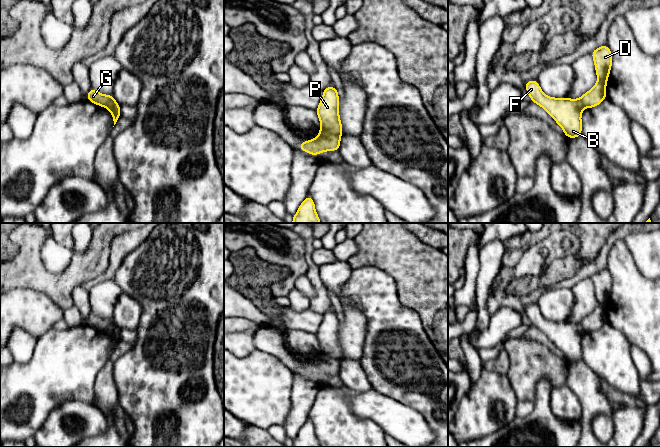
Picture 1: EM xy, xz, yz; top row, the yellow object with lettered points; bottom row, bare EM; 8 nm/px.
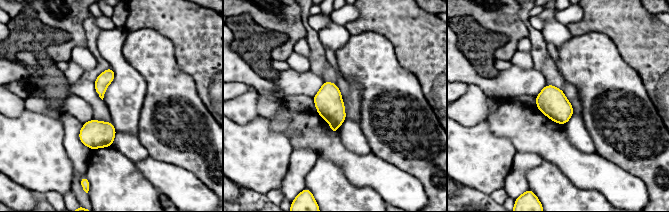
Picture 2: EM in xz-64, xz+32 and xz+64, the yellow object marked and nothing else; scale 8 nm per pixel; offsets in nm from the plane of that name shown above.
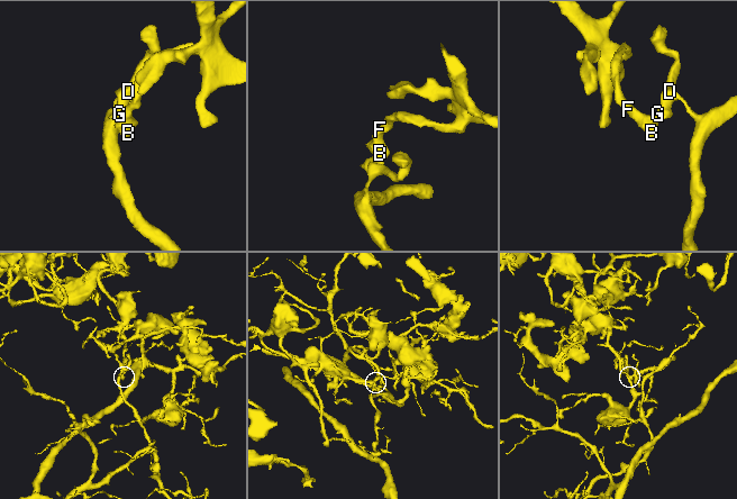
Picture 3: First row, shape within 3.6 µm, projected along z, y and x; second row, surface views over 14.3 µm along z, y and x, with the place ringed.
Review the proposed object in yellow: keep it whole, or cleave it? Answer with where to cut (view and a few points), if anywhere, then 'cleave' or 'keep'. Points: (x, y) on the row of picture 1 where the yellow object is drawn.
xz (322, 127), (340, 136) | cleave

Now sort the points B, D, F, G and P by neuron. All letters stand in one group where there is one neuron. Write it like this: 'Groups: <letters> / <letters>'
Groups: B F P / D G

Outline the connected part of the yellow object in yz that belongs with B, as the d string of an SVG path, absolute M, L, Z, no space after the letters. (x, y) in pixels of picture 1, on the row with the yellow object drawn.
M537 80L527 81L525 88L531 101L544 108L563 128L567 137L573 139L581 135L581 114L584 107L580 99L548 97L541 90Z

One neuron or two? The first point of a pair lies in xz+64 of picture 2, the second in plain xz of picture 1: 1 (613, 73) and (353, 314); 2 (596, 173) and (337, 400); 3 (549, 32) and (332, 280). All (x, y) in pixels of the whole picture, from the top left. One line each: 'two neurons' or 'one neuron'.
1: two neurons
2: two neurons
3: one neuron

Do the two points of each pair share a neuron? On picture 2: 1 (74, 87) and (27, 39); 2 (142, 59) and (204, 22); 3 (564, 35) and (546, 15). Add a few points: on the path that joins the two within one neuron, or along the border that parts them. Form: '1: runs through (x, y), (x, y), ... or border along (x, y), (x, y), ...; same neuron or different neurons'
1: border along (66, 83), (71, 93); different neurons
2: border along (152, 28), (172, 42), (174, 57), (178, 64); different neurons
3: runs through (559, 30), (550, 20); same neuron

